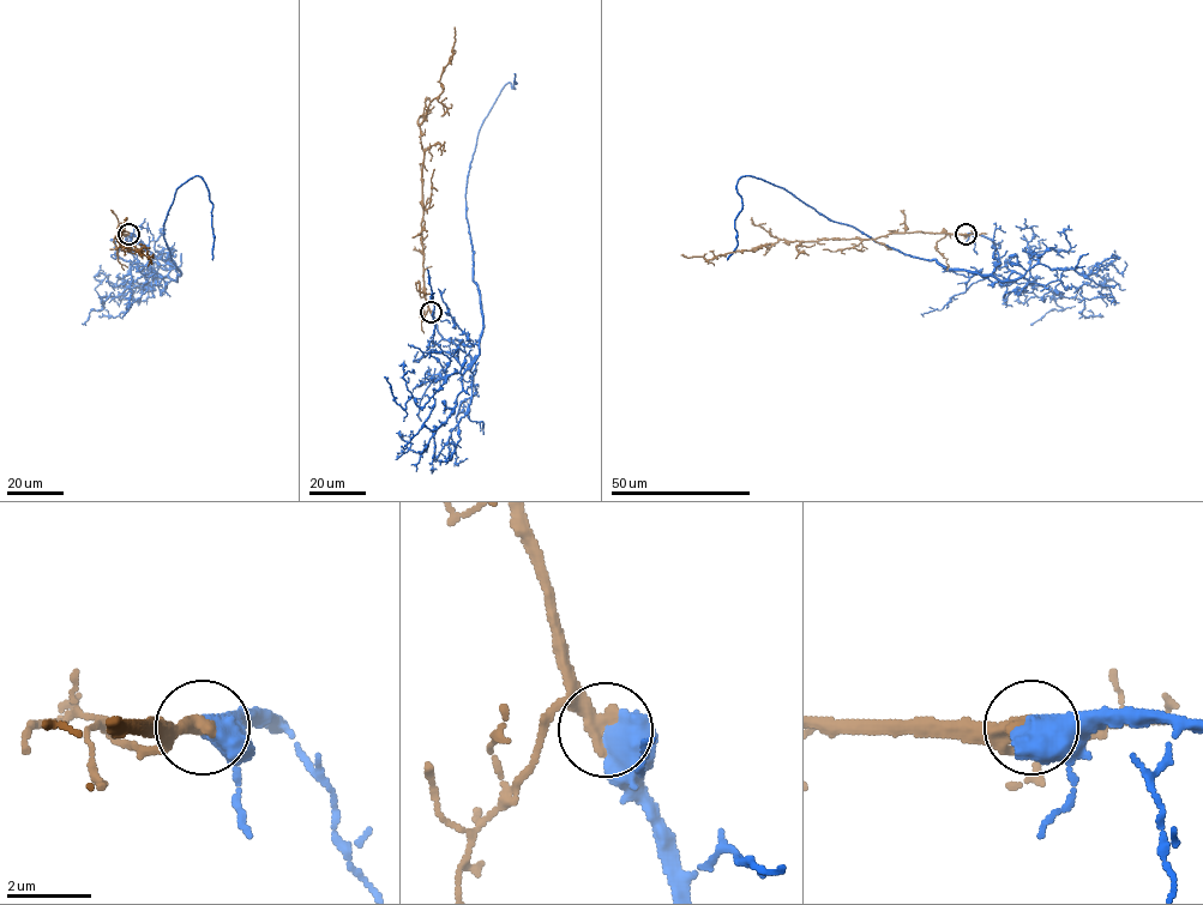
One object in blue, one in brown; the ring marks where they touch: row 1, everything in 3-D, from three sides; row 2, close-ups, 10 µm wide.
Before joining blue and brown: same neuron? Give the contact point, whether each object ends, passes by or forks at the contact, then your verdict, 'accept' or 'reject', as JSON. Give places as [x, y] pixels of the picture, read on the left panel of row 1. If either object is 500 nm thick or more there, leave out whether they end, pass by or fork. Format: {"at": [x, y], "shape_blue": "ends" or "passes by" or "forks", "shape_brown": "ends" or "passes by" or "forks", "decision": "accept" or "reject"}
{"at": [128, 234], "decision": "accept"}

